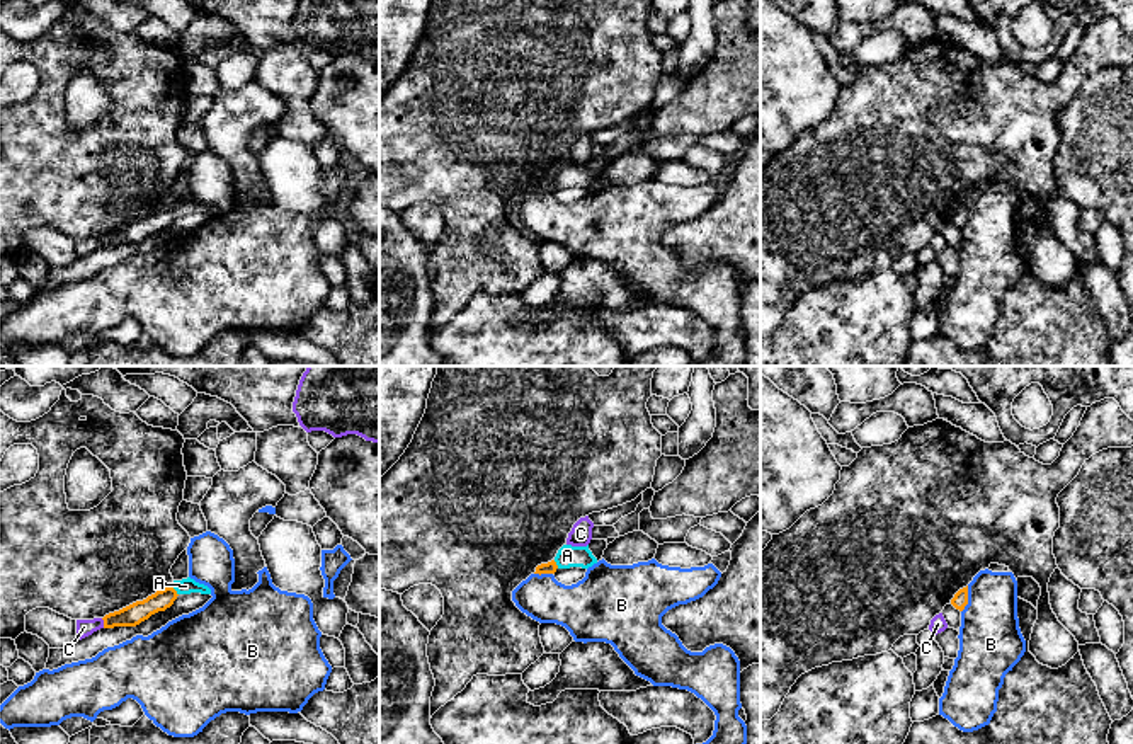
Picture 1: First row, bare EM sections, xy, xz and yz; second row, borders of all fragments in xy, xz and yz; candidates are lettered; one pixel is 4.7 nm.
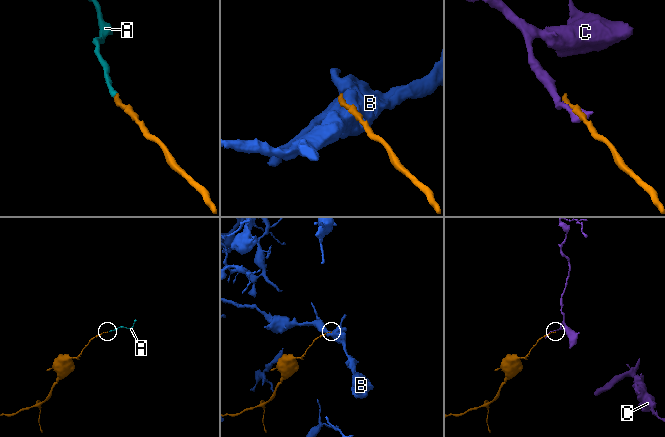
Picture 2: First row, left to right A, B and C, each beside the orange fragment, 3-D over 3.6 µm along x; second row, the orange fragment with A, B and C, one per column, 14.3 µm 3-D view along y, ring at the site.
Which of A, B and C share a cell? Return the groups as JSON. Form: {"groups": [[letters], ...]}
{"groups": [["A"], ["B"], ["C"]]}

